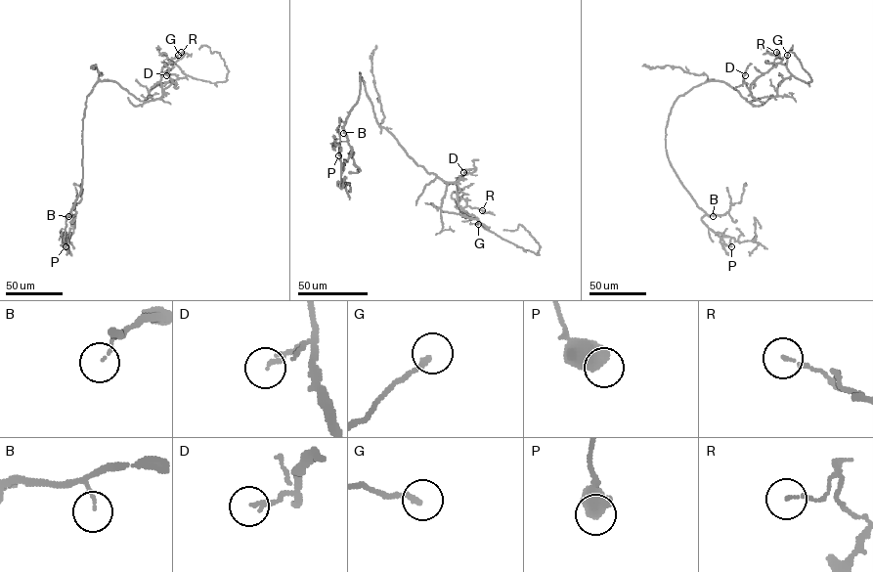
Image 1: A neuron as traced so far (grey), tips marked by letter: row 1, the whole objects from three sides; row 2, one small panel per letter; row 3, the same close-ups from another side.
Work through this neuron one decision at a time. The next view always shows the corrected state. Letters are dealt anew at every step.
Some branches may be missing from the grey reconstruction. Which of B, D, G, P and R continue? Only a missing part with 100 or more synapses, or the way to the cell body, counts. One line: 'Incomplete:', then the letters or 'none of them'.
Incomplete: none of them

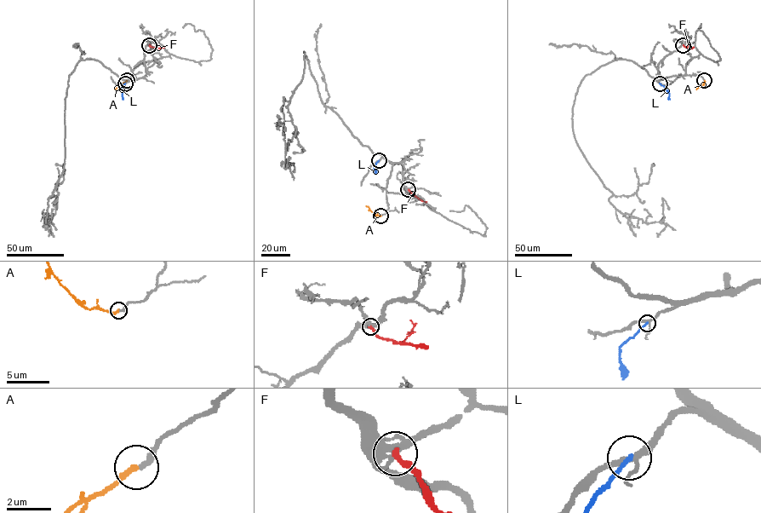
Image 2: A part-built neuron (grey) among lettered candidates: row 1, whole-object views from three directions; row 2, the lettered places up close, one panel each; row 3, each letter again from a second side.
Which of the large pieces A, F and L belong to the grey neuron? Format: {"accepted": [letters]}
{"accepted": ["A"]}

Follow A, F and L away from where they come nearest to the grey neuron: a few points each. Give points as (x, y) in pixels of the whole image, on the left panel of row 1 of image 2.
A: (127, 80), (115, 89)
F: (149, 45), (163, 47)
L: (125, 83), (121, 88), (123, 100)

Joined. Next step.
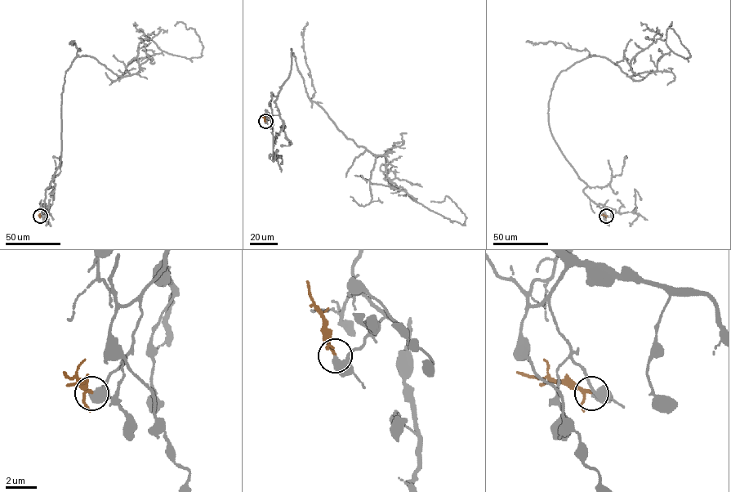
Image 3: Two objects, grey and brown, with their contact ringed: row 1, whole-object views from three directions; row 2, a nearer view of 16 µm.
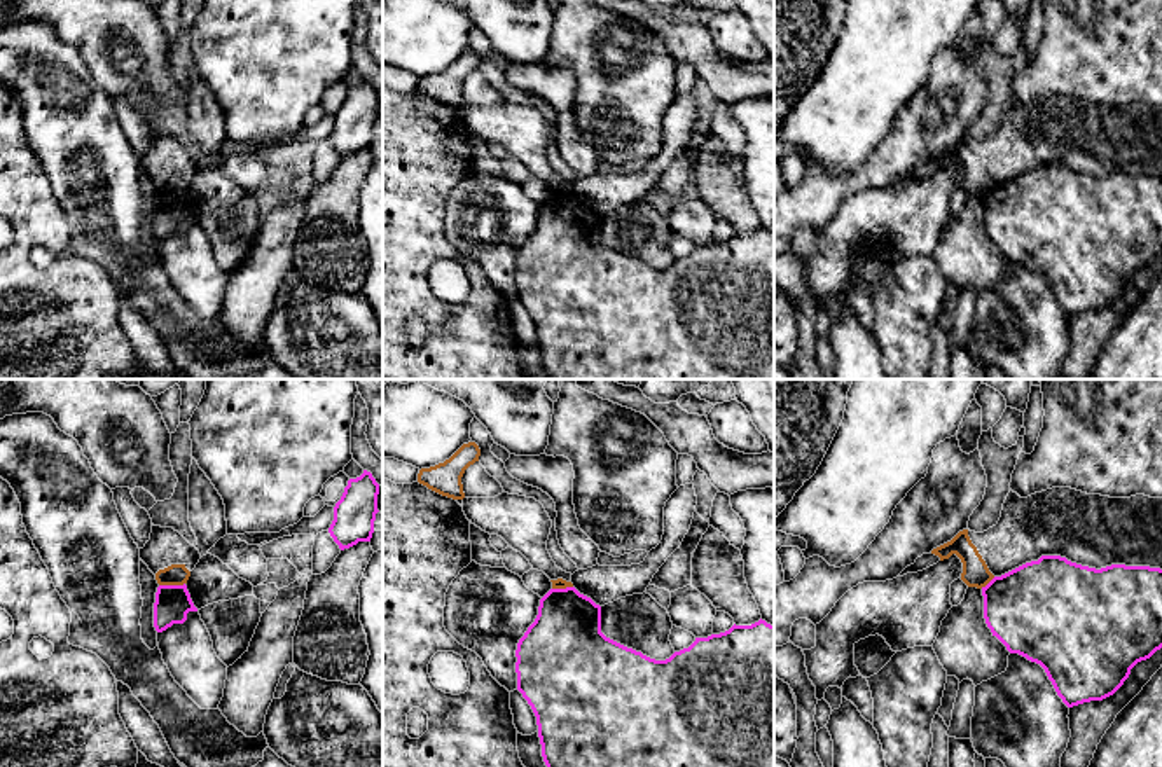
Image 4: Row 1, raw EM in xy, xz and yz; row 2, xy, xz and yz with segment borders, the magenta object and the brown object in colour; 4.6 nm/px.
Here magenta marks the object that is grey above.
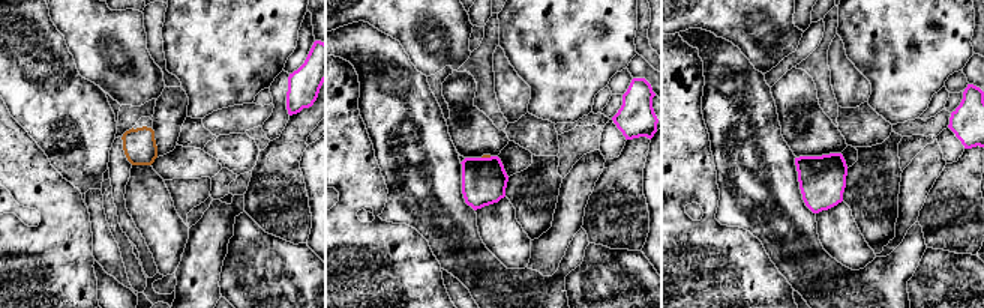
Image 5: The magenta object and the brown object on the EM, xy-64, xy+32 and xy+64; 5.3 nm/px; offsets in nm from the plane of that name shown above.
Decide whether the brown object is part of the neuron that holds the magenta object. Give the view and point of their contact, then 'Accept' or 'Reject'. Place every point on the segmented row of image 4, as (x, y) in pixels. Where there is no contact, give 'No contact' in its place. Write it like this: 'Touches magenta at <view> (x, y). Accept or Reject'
Touches magenta at xy (172, 586). Reject

